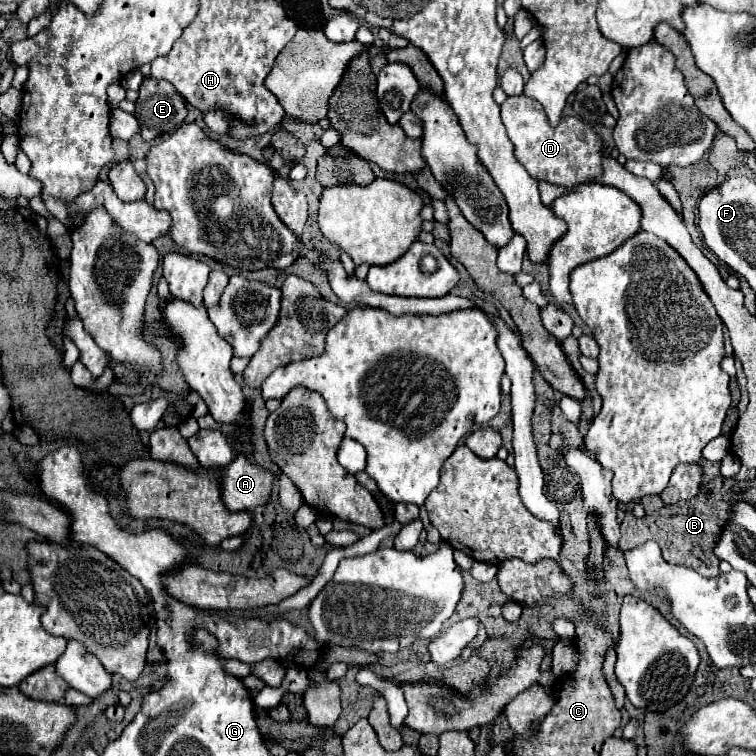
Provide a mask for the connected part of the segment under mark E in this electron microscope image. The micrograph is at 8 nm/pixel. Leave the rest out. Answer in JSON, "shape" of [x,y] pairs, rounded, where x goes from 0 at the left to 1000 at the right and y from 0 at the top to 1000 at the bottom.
{"shape":[[[194,102],[184,118],[184,131],[181,131],[181,144],[179,144],[179,155],[184,157],[187,165],[187,179],[189,184],[200,187],[208,179],[216,176],[226,176],[231,171],[237,171],[247,155],[247,142],[242,136],[242,126],[224,110],[224,107],[213,107],[213,104],[202,104]]]}

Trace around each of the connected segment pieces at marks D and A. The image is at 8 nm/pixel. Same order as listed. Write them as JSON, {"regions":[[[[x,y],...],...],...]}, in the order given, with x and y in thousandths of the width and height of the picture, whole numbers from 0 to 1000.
{"regions":[[[[697,126],[671,128],[663,139],[663,155],[671,179],[681,192],[684,213],[710,239],[761,247],[779,242],[798,229],[798,184],[790,179],[784,165],[769,160],[766,155],[745,155],[737,168],[729,168],[724,152],[718,149],[718,142]]],[[[313,602],[306,615],[292,620],[295,665],[308,676],[335,676],[356,665],[364,626],[343,618],[324,602]]]]}

